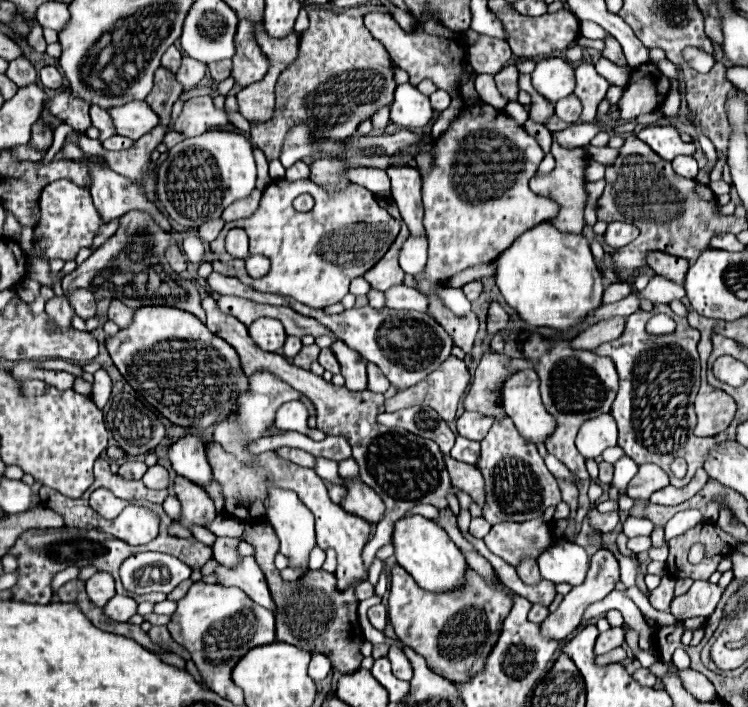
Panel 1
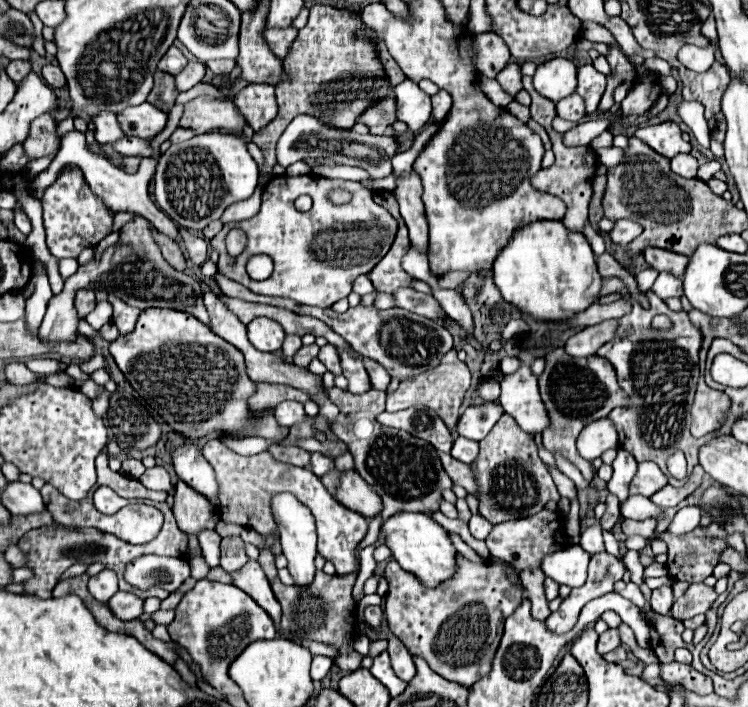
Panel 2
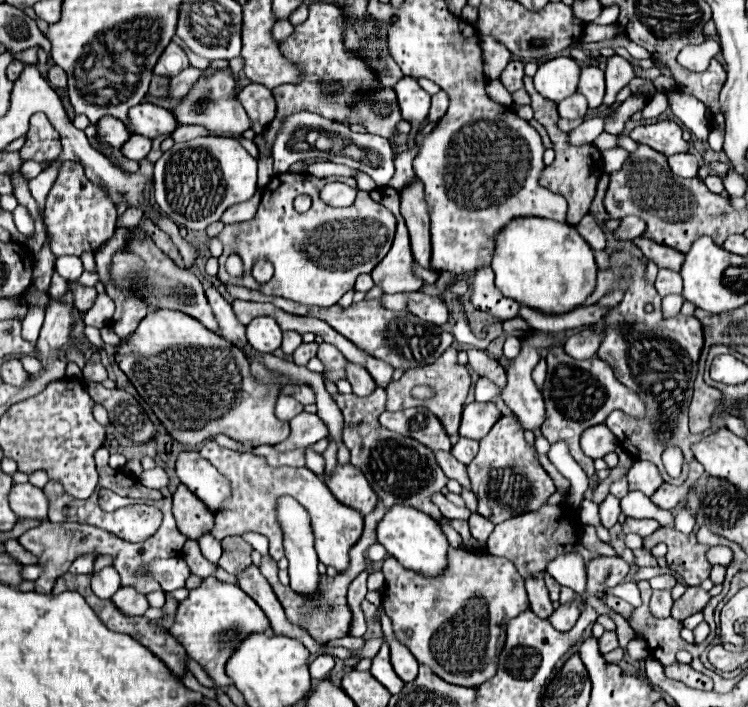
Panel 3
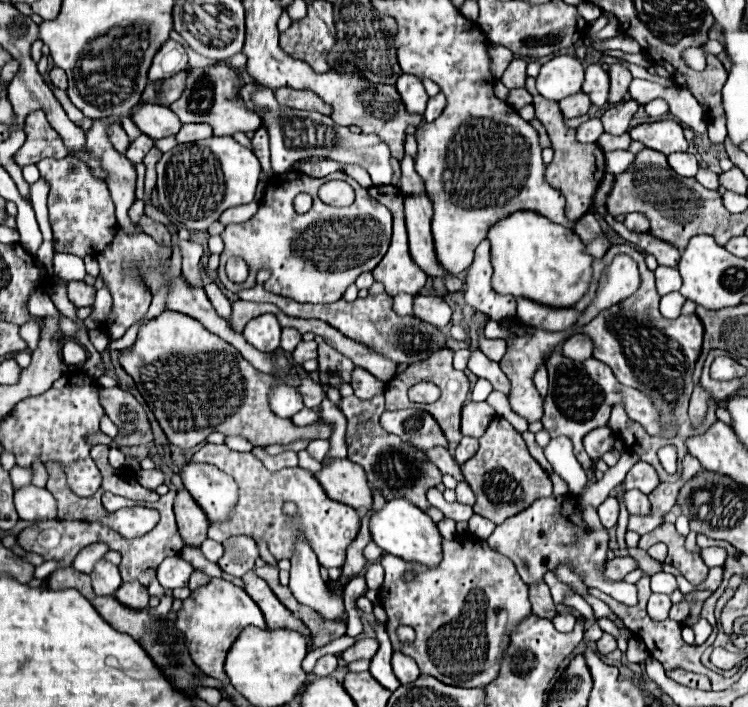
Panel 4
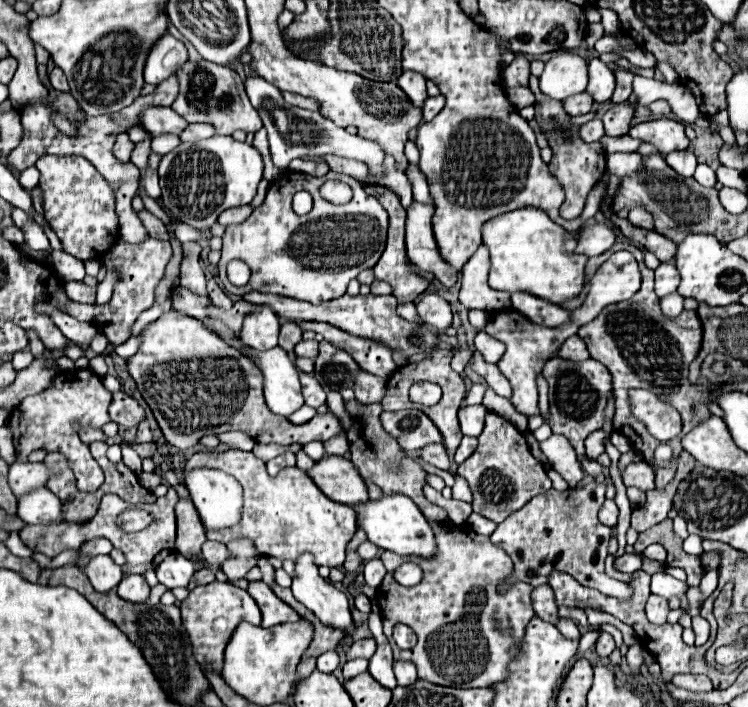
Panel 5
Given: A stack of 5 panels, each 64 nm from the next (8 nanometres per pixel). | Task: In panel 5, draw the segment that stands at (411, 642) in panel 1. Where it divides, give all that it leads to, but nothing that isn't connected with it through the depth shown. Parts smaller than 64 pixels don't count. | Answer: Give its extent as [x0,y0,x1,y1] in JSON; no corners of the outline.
[376,522,536,688]

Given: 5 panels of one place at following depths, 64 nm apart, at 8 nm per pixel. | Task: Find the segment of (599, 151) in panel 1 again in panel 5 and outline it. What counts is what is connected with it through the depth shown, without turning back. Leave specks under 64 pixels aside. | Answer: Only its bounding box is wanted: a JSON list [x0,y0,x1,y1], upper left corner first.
[606,152,644,178]

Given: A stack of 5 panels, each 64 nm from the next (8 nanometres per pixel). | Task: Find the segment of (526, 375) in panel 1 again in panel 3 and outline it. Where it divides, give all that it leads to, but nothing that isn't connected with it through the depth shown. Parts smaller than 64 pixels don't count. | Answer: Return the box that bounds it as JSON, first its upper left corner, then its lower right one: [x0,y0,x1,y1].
[502,334,554,430]

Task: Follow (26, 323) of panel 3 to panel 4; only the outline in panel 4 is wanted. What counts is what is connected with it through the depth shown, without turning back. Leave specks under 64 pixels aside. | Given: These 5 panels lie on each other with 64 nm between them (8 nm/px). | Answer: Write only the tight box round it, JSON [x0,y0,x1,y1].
[22,322,40,350]

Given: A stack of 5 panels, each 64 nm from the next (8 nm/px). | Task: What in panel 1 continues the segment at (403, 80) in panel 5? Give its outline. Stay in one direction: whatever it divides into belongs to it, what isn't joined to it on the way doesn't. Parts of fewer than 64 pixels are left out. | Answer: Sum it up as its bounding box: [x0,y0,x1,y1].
[390,82,434,130]

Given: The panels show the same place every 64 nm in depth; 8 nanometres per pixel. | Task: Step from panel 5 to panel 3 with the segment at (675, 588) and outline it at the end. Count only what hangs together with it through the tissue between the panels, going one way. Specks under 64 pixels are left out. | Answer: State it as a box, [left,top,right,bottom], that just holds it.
[650,574,676,590]

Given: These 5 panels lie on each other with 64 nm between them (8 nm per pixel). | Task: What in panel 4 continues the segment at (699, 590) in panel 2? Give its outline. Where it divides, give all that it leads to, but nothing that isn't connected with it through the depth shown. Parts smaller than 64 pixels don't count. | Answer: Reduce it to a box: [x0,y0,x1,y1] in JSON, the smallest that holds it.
[670,594,690,622]

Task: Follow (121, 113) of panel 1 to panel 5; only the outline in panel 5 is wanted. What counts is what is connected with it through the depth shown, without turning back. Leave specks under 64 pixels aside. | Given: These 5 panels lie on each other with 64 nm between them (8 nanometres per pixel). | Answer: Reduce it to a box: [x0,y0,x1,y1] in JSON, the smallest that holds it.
[142,106,188,136]

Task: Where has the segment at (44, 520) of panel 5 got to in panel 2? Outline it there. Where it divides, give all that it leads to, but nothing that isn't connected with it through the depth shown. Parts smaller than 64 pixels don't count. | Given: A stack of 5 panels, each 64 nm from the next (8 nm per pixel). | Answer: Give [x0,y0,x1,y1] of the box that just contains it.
[2,482,44,514]

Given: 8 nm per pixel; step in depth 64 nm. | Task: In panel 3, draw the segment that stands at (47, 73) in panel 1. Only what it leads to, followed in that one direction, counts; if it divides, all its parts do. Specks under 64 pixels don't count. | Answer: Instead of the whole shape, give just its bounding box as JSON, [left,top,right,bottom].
[48,66,66,88]

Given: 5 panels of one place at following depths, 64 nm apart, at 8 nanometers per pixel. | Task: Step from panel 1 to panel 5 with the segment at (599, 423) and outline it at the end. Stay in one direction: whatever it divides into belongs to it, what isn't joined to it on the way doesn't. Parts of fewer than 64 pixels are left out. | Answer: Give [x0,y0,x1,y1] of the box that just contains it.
[586,430,604,460]

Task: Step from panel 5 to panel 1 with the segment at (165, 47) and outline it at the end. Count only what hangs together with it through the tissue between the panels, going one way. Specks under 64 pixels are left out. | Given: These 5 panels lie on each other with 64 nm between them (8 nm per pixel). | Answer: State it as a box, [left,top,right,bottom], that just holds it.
[162,46,182,74]

